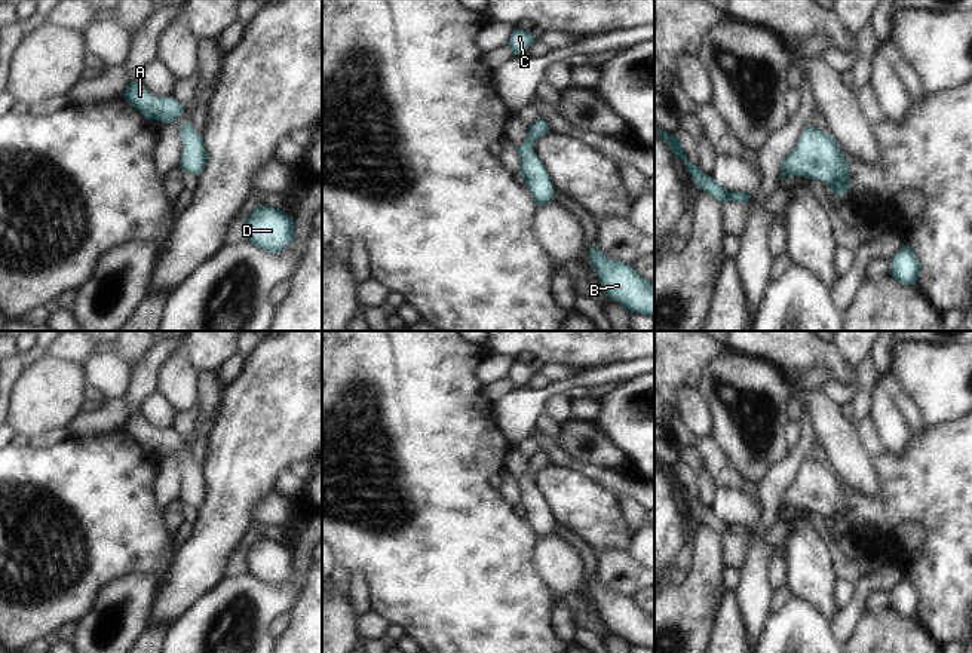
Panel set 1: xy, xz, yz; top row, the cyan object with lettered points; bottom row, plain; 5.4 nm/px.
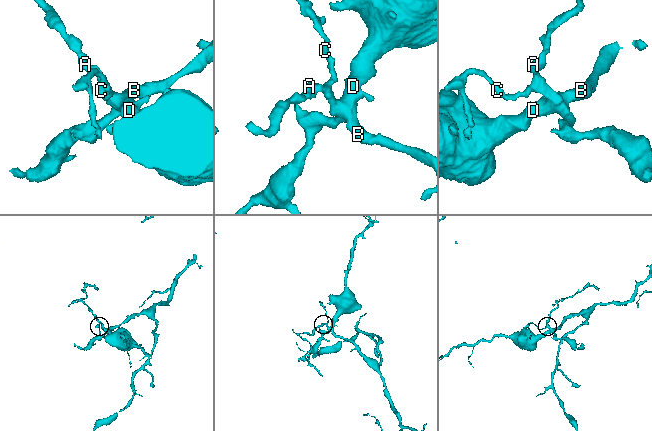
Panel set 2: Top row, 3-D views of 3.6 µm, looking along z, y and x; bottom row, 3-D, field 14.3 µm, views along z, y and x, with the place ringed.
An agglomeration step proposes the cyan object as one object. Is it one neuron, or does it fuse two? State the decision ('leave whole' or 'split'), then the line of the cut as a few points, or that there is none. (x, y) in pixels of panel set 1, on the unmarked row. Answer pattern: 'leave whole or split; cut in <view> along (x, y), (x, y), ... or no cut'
leave whole; no cut

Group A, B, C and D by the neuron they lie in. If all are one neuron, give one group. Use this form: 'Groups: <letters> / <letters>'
Groups: A B C D.

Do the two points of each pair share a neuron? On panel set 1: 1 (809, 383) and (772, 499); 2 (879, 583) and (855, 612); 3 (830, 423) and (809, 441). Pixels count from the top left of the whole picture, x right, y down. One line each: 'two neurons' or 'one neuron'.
1: one neuron
2: one neuron
3: two neurons

